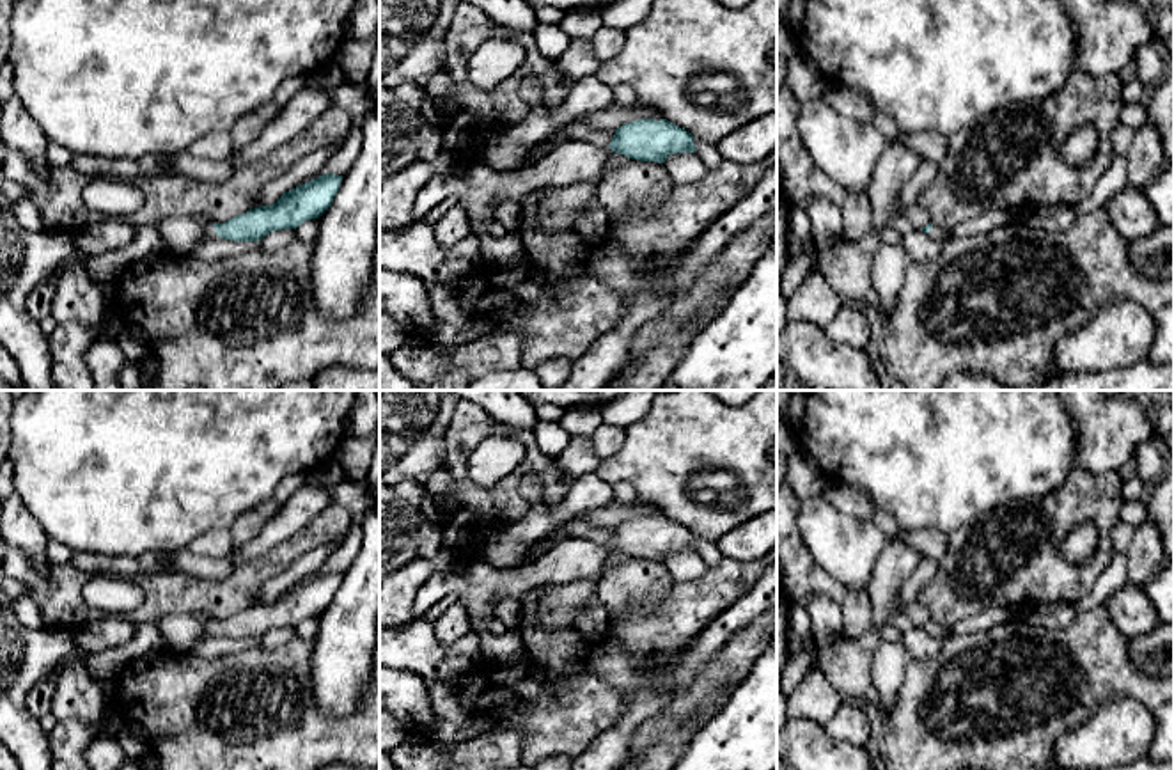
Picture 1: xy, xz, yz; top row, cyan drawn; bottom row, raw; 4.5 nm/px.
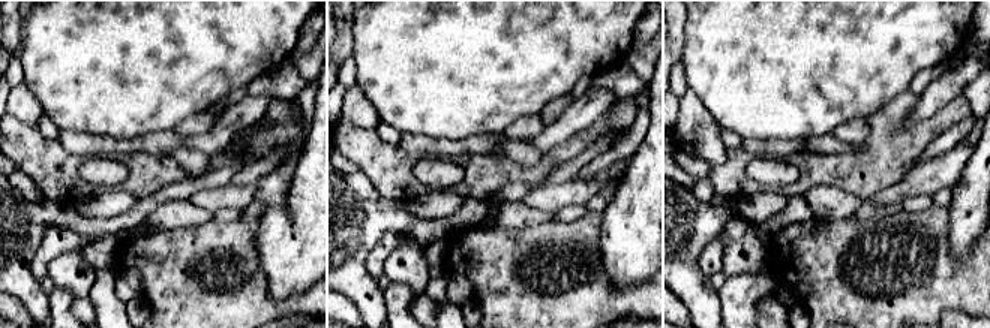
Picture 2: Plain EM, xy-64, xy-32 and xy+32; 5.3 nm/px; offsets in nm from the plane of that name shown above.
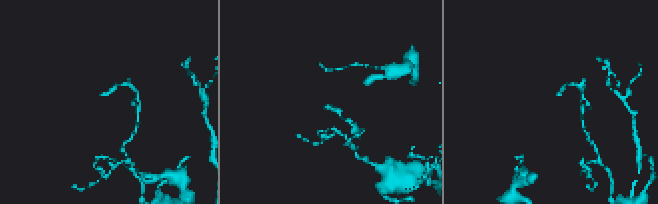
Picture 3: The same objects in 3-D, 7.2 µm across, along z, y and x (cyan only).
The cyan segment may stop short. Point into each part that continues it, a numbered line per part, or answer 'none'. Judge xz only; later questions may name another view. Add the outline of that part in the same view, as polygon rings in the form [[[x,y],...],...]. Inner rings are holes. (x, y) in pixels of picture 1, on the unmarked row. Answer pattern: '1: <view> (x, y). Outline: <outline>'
1: xz (571, 559). Outline: [[[571,536],[550,546],[532,564],[498,570],[481,561],[470,564],[465,575],[454,578],[449,575],[434,575],[419,587],[413,601],[413,616],[426,616],[434,603],[452,591],[459,594],[472,628],[482,633],[488,632],[488,625],[493,619],[493,605],[497,600],[520,600],[523,593],[534,585],[599,578],[610,552],[610,543],[592,543]]]

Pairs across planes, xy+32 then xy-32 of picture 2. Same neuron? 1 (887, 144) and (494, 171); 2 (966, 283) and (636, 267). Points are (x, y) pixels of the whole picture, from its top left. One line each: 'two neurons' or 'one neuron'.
1: one neuron
2: two neurons

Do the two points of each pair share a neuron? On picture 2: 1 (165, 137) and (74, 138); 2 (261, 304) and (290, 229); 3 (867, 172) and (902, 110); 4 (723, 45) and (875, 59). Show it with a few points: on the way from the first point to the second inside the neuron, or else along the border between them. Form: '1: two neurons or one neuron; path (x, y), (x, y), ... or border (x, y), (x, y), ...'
1: one neuron; path (143, 144), (132, 147), (96, 146)
2: two neurons; border (257, 253), (267, 291), (275, 300), (303, 292)
3: one neuron; path (882, 158), (890, 150), (890, 125)
4: one neuron; path (761, 45), (837, 45)

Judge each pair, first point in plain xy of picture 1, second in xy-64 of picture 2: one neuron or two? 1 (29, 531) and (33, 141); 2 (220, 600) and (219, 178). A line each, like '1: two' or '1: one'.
1: two
2: two

